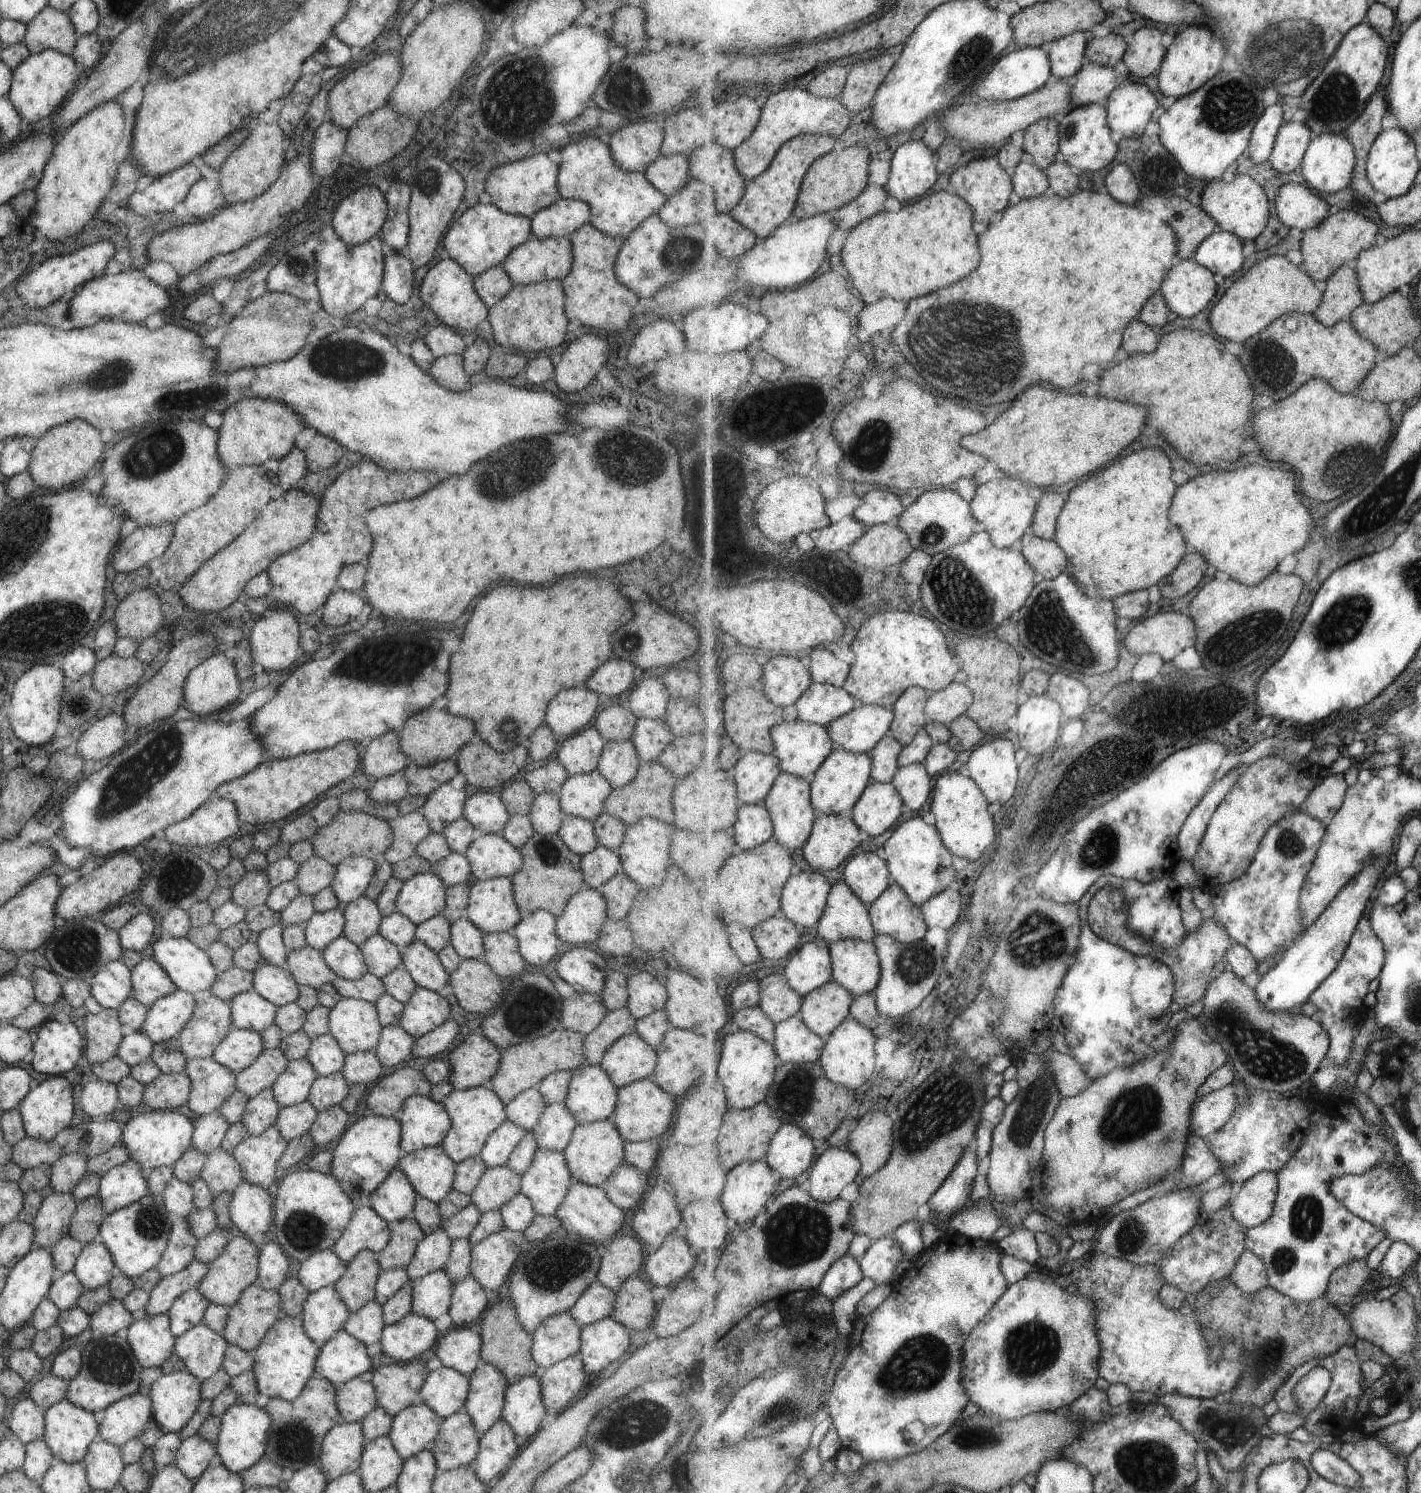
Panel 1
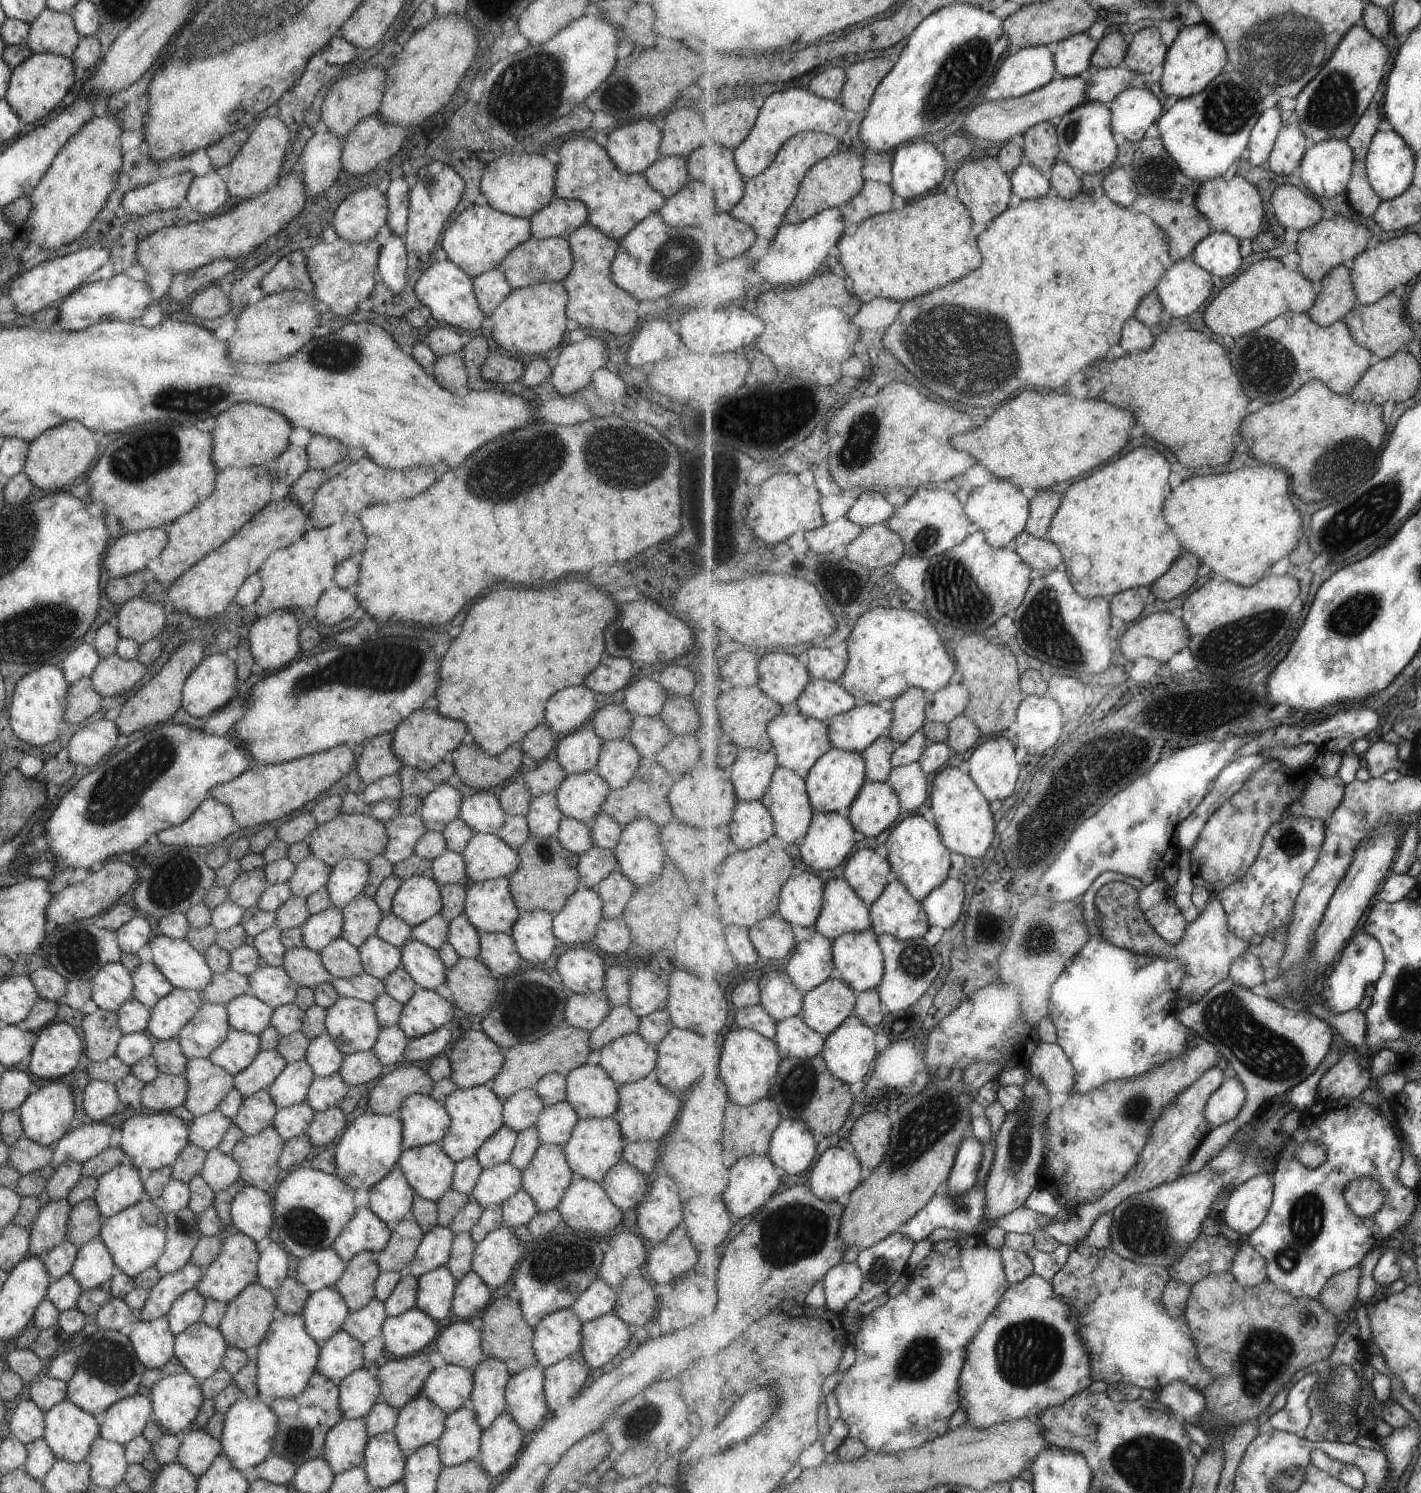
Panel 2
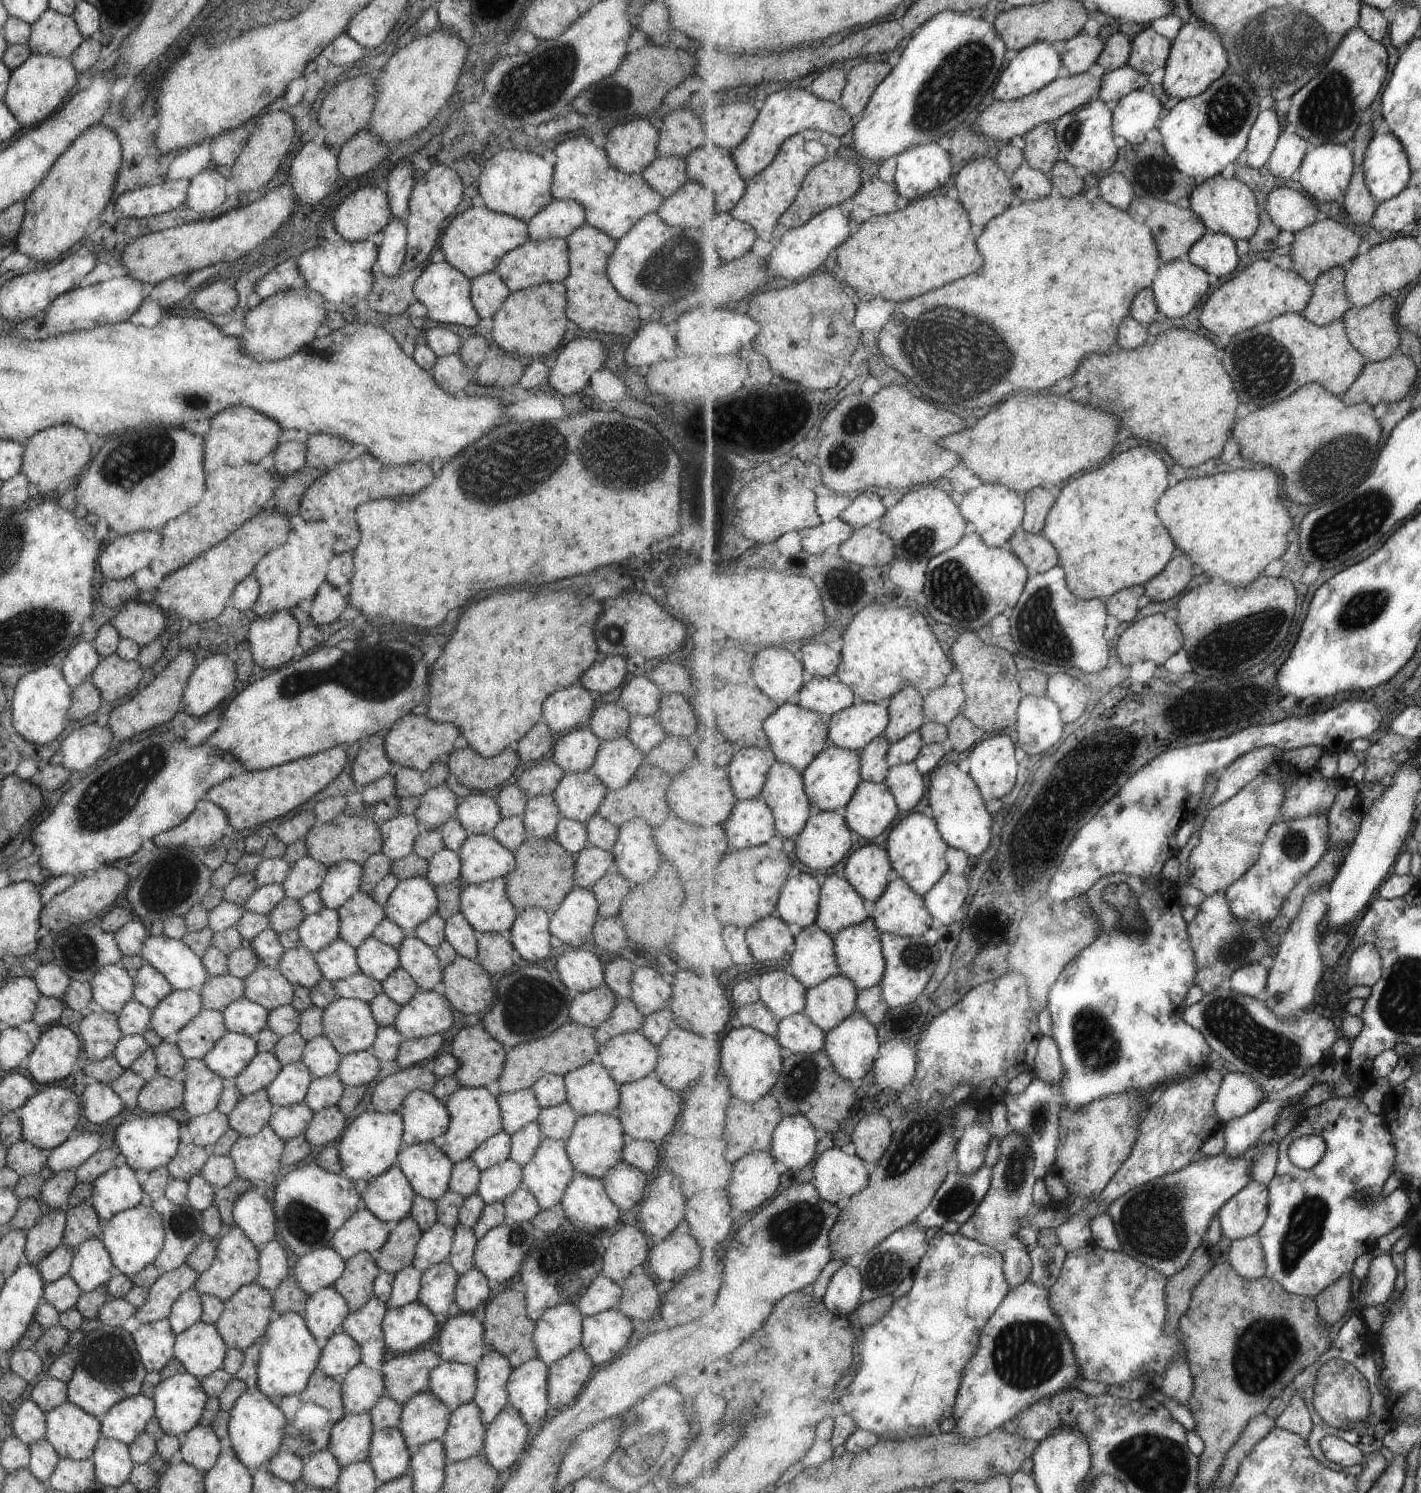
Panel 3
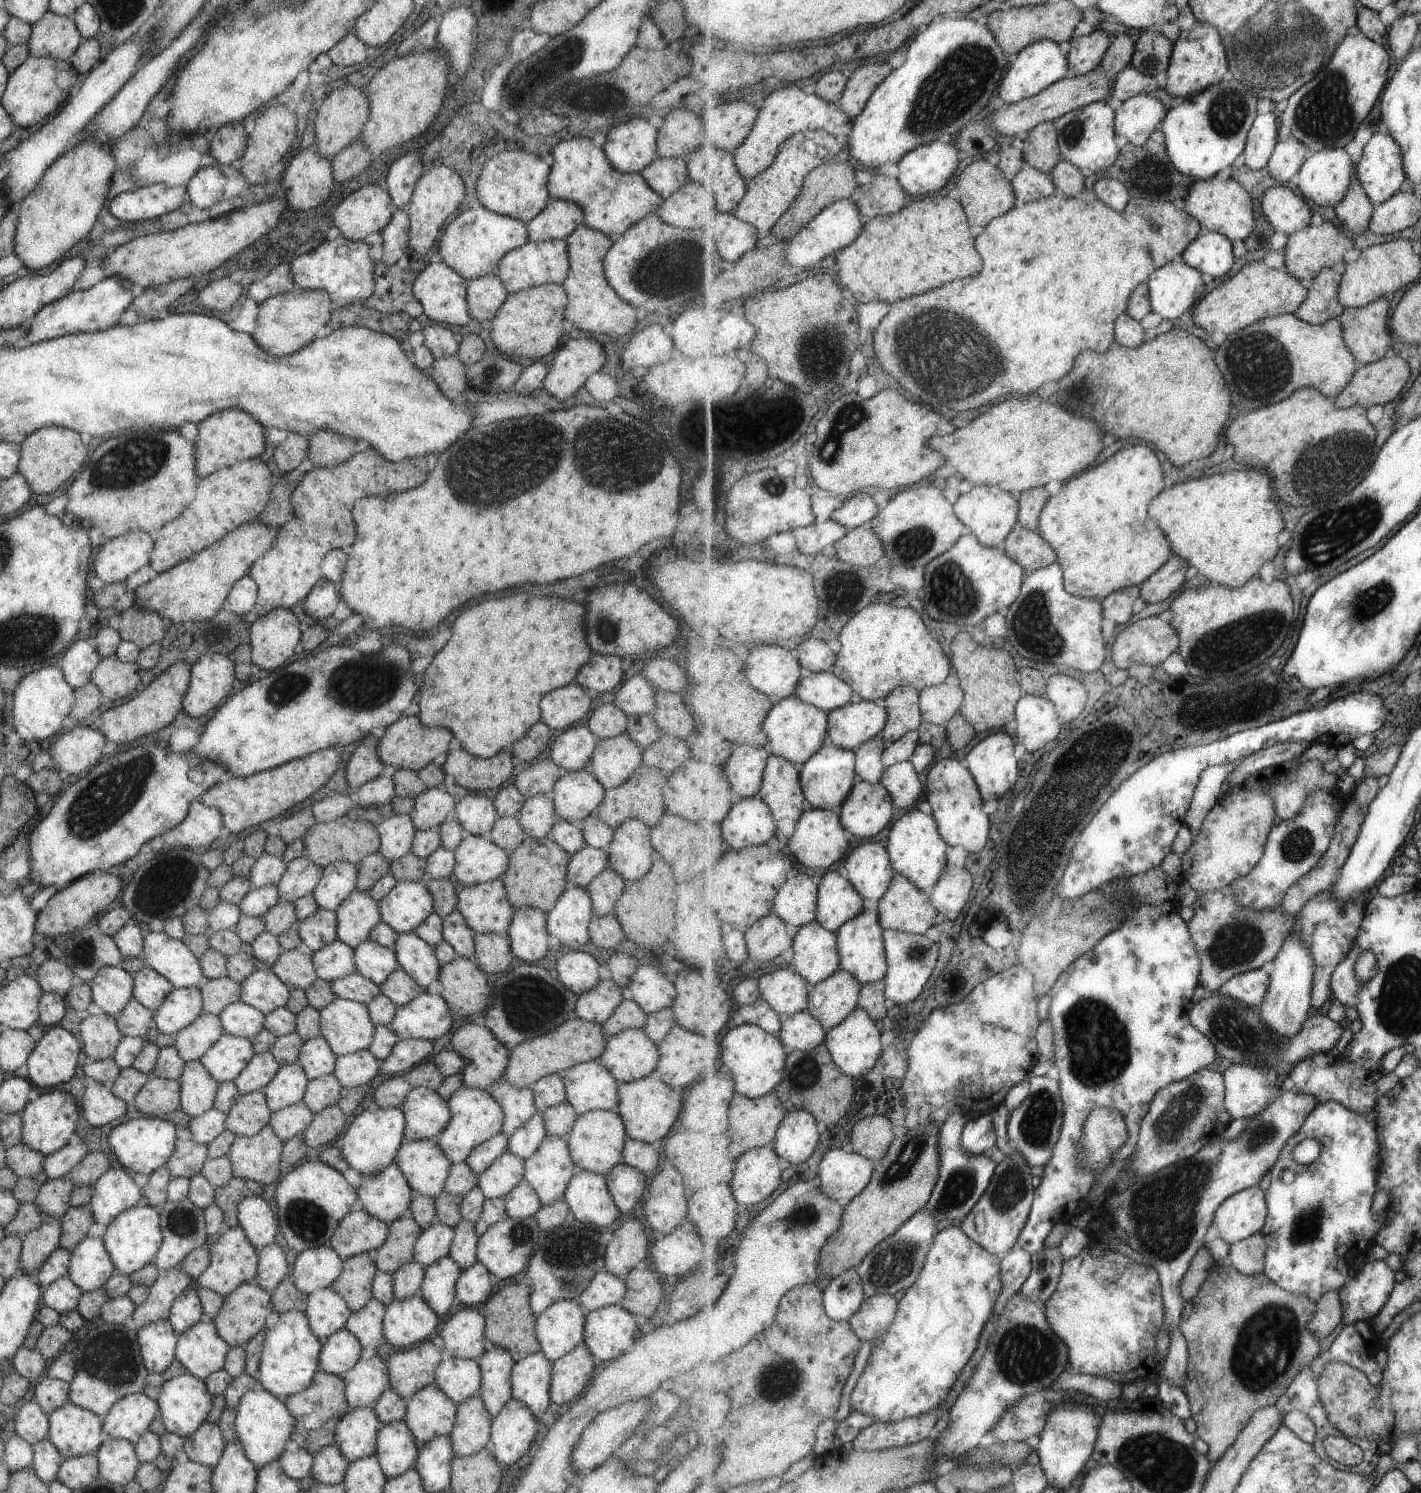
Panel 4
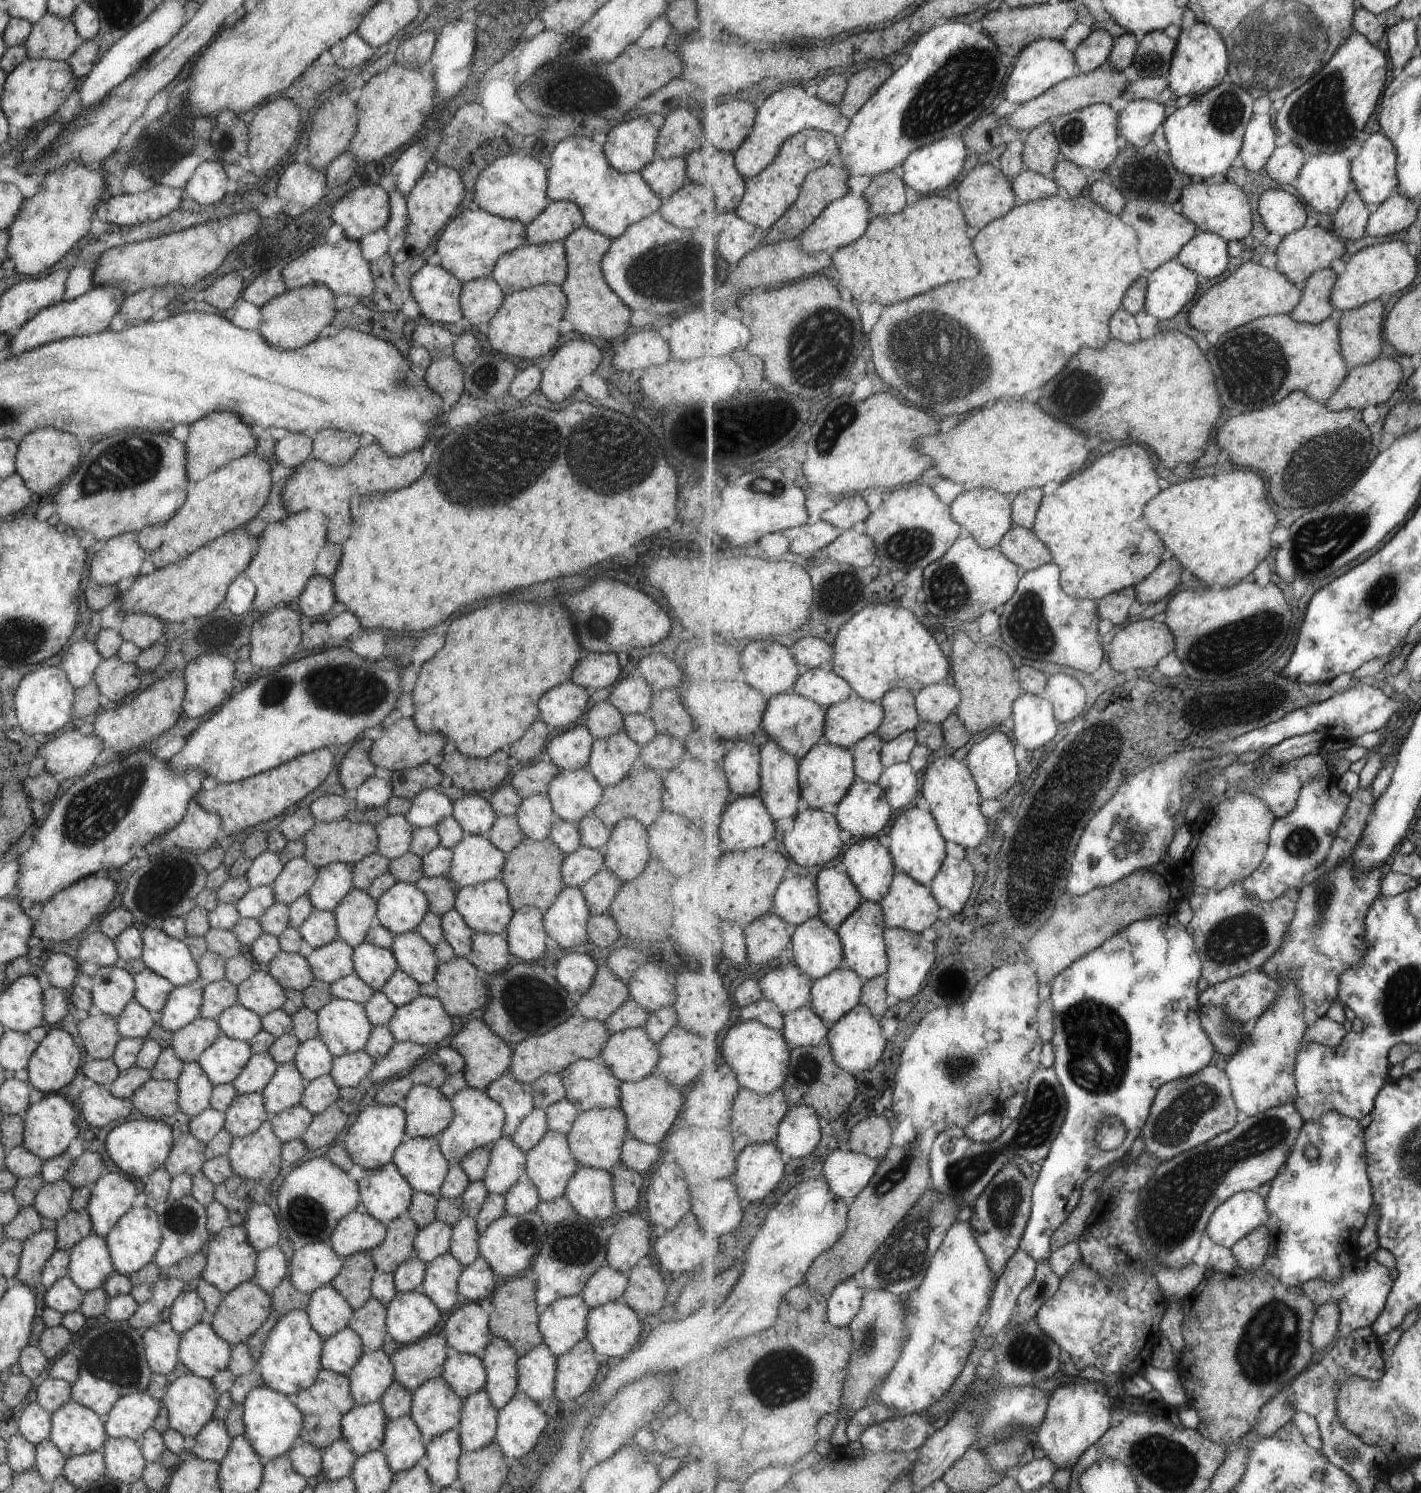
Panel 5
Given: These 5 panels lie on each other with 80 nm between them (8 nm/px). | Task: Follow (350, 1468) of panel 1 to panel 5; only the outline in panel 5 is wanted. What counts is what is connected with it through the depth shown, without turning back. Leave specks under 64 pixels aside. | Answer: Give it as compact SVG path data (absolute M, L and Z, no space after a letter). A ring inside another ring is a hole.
M379 1400L365 1405L354 1405L339 1424L341 1440L345 1440L351 1452L359 1457L379 1449L387 1416L381 1410Z

